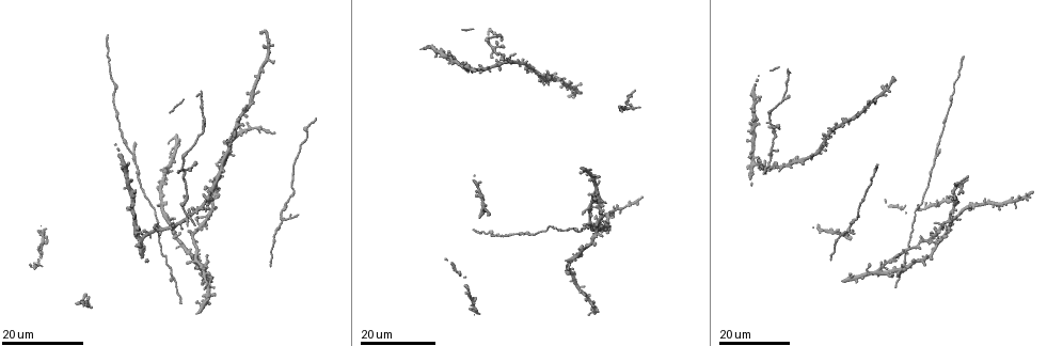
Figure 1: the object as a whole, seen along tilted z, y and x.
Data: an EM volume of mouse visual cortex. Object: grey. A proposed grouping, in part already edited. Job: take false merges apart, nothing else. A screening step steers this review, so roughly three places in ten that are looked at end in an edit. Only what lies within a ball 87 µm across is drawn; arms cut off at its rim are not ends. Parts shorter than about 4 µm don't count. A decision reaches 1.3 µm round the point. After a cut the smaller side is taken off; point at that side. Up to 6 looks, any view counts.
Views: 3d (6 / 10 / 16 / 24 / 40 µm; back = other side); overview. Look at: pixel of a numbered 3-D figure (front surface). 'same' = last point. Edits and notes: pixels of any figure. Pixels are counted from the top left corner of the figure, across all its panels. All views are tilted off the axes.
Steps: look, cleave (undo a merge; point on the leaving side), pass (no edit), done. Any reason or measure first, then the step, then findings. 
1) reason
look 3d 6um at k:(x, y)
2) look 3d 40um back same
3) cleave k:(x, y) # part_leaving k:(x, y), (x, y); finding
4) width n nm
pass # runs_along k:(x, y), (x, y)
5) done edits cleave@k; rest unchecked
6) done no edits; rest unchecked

looks like a crossing
look 3d 16um at 1:(188, 218)

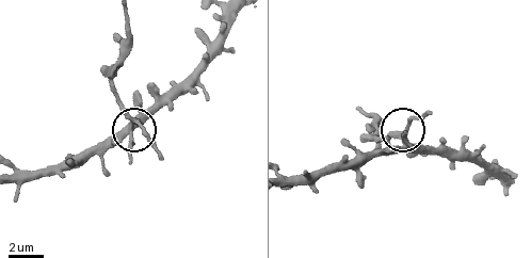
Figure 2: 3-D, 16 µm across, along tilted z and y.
look 3d 6um at 2:(132, 121)

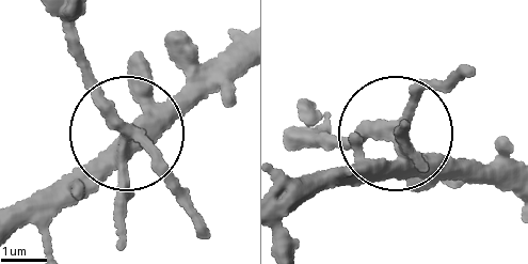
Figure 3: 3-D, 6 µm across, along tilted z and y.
look 3d 6um back at 3:(129, 139)

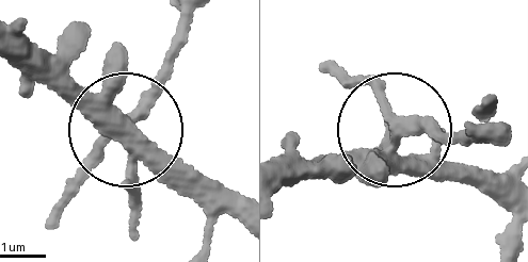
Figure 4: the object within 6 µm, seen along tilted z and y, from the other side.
arms 5
cleave 4:(164, 71) # two neurons meet here

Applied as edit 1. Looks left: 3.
look 3d 16um at 1:(195, 259)

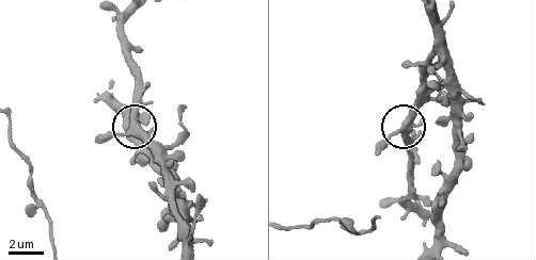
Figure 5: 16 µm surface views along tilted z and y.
look 3d 6um at 5:(399, 132)

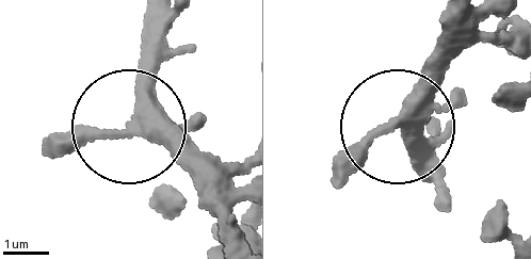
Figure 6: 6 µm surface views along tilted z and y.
width 330 nm
pass # continuous, no second neuron

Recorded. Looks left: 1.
done edits cleave@4; rest unchecked

